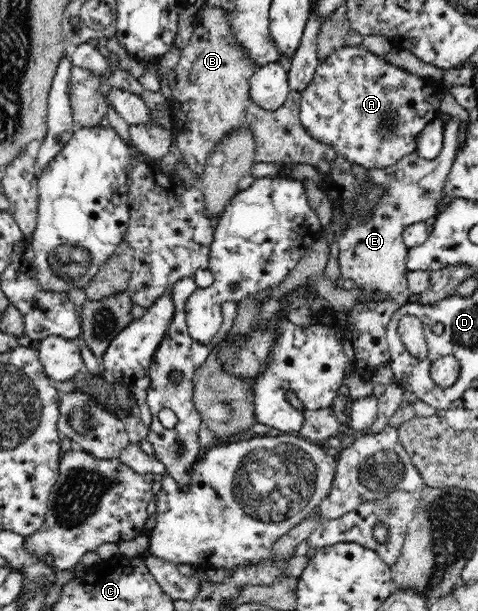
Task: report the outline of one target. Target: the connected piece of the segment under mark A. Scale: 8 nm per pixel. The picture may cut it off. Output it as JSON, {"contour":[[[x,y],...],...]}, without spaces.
{"contour":[[[346,45],[316,66],[310,83],[301,91],[299,116],[306,133],[318,142],[332,144],[350,163],[358,163],[364,169],[382,169],[394,165],[404,155],[414,153],[418,134],[438,117],[436,96],[440,93],[441,88],[432,78],[416,77],[398,69],[361,45]]]}

